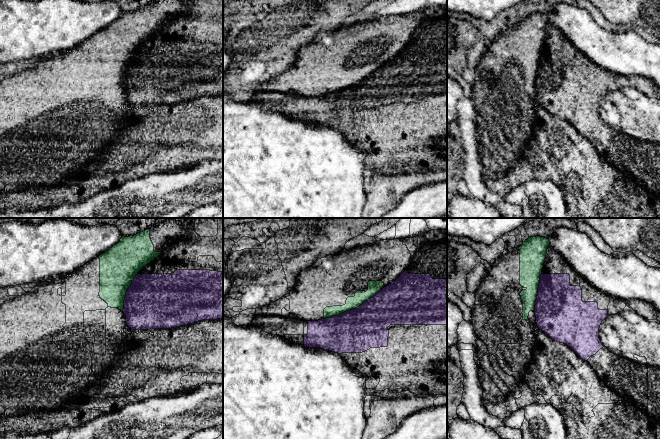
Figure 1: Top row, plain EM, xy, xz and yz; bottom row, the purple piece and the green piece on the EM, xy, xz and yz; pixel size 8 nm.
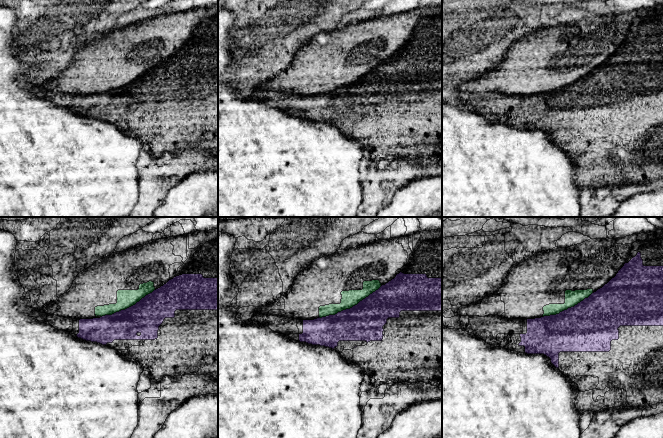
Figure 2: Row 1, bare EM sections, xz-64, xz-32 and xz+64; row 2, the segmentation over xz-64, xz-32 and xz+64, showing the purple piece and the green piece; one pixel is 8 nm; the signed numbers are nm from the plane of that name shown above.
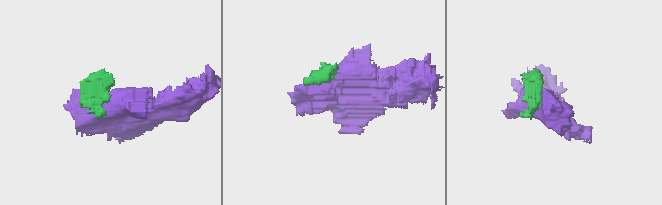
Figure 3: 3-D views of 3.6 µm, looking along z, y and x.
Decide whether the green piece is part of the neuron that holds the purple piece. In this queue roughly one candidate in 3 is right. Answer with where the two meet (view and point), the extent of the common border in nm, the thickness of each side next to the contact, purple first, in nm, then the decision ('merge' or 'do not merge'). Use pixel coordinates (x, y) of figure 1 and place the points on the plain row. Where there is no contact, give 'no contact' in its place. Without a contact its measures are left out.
contact xz (352, 85); length 500 nm; calibres 340 and 100 nm; do not merge

